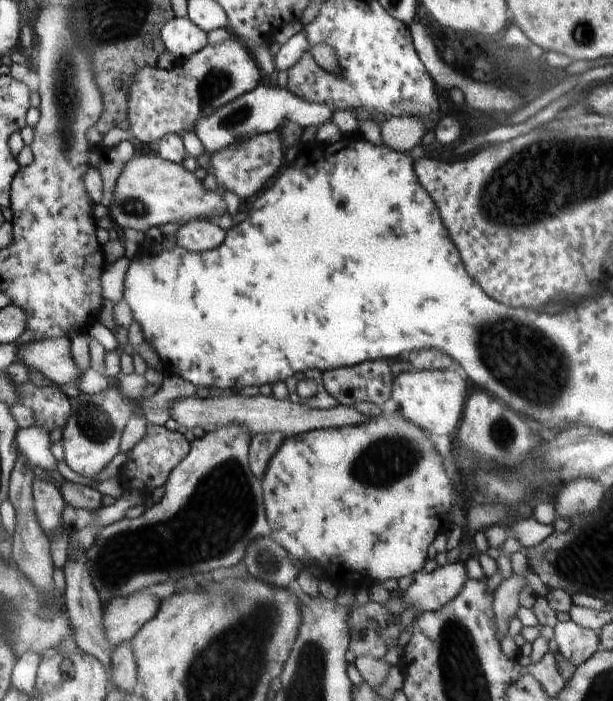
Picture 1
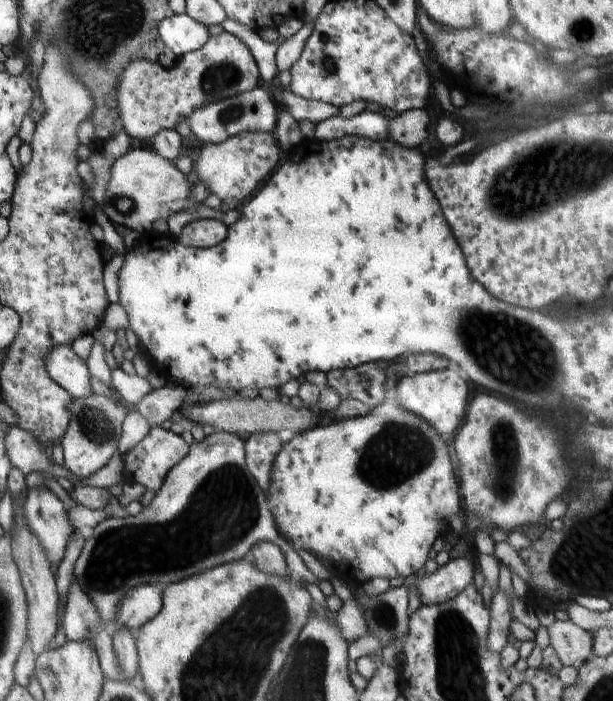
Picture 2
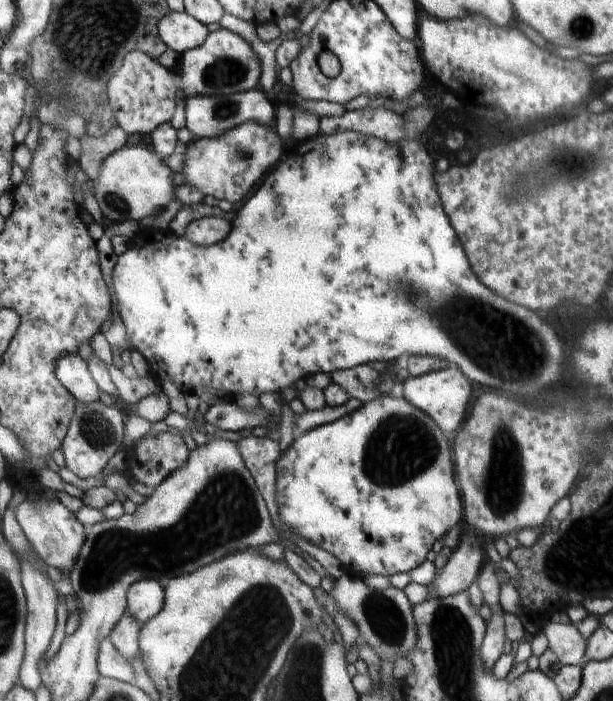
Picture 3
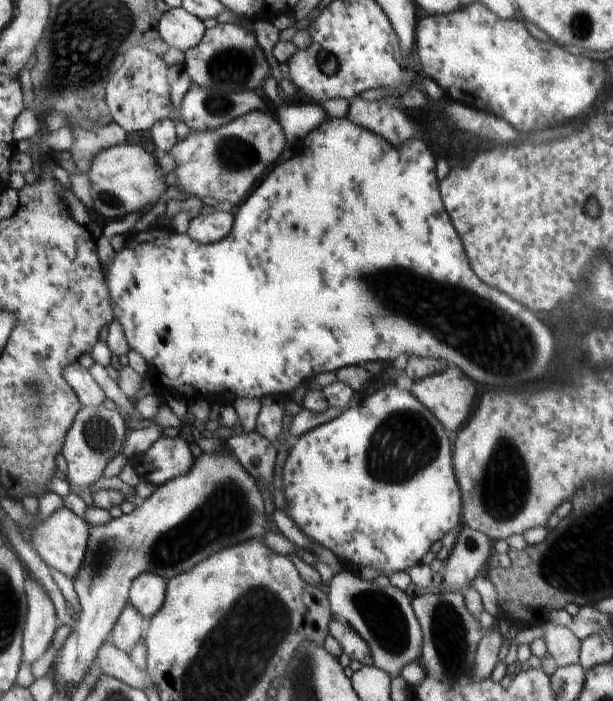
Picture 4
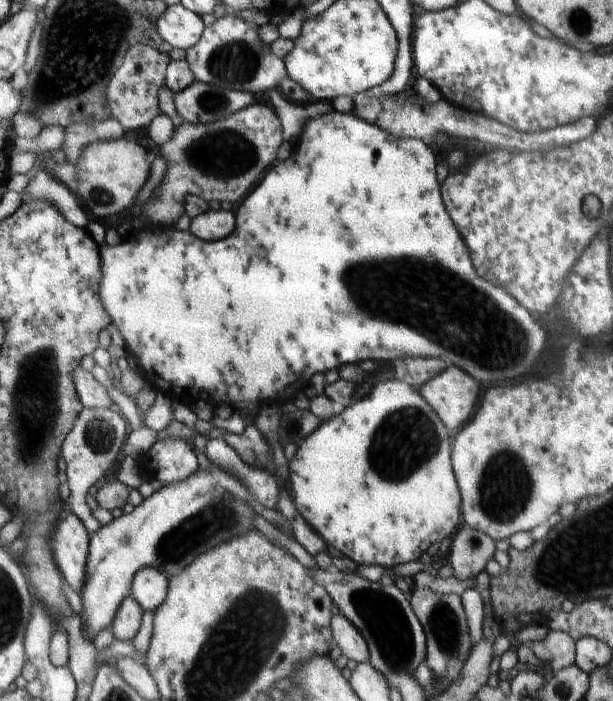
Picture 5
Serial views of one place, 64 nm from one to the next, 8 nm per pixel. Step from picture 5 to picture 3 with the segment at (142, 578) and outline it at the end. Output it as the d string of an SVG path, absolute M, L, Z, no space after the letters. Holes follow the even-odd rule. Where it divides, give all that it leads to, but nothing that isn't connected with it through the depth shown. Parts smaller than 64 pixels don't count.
M139 580L130 589L128 604L128 612L144 626L164 610L166 589L158 580Z

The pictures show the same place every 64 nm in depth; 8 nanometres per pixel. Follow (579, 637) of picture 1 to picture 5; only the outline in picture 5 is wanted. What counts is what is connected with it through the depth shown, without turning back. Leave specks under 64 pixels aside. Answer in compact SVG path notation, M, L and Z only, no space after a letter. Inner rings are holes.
M549 629L544 640L546 648L550 652L547 664L552 668L552 674L556 675L562 668L568 668L575 664L576 641L568 632Z

